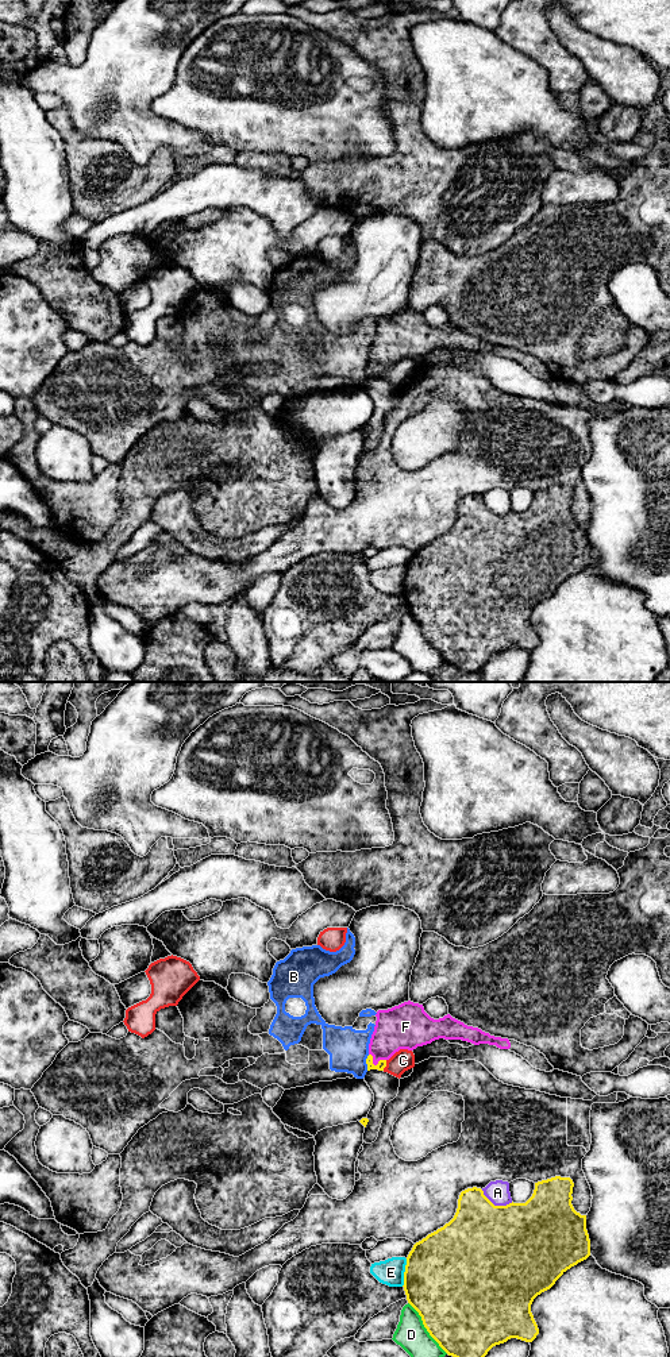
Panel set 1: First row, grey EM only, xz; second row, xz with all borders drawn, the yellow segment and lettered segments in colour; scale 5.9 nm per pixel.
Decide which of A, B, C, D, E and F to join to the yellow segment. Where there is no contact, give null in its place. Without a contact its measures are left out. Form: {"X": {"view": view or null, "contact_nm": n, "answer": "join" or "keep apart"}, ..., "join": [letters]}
{"A": {"view": "xz", "contact_nm": 200, "answer": "keep apart"}, "B": {"view": "xz", "contact_nm": 100, "answer": "keep apart"}, "C": {"view": "xz", "contact_nm": 70, "answer": "keep apart"}, "D": {"view": "xz", "contact_nm": 400, "answer": "keep apart"}, "E": {"view": "xz", "contact_nm": 170, "answer": "keep apart"}, "F": {"view": "xz", "contact_nm": 110, "answer": "join"}, "join": ["F"]}

